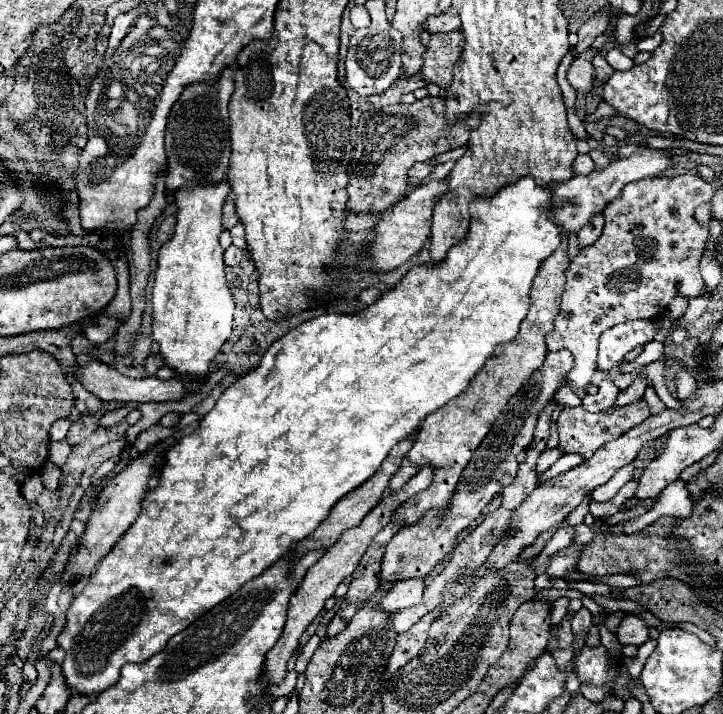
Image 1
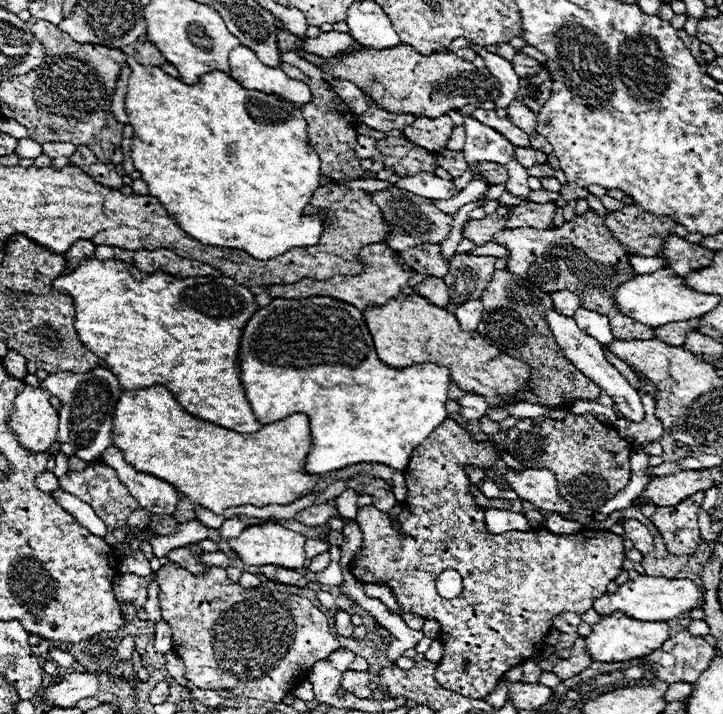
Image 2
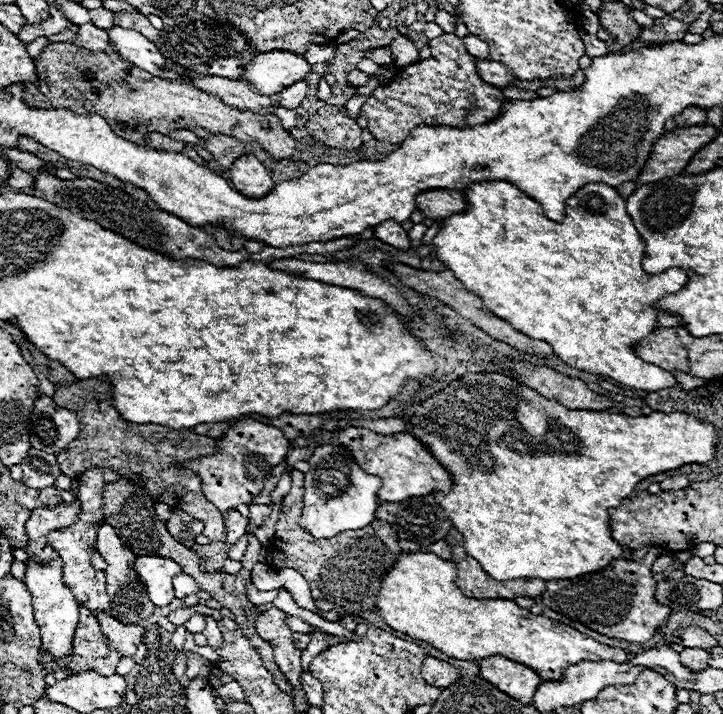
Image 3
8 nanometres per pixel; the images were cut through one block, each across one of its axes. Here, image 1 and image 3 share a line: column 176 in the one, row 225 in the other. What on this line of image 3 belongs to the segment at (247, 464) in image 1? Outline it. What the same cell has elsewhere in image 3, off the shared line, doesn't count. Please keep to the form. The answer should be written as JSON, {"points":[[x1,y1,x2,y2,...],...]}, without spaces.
{"points":[[484,180,484,182,478,182,478,184,470,184,466,190,464,190,464,200,466,200,466,208,454,216,448,216,446,220,442,220,442,226,438,230,438,234,434,236,432,244,434,244,434,252,438,256,440,262,446,264,448,270,454,272,454,276,464,284,466,290,474,292,482,302,484,306,496,314,498,318,506,320,512,328,516,328,518,332,534,338,534,340,544,340,548,342,556,356,560,360,564,360,566,364,570,364,572,368,578,368,578,370,584,370,584,372,590,372,590,374,602,374,602,376,610,376,614,380,618,380,620,384,626,384,626,386,632,386,636,390,646,390,646,392,658,392,658,390,664,390,664,388,672,388,676,386,676,378,654,366,654,364,648,364,644,360,640,360,636,354,634,354,634,344,644,340,656,326,656,314,658,310,652,308,654,302,658,302,660,298,664,298,666,294,676,294,678,290,682,290,682,286,686,284,686,272,684,270,666,270,662,274,656,274,656,276,650,276,642,270,642,258,644,258,644,242,640,238,640,234,636,232,636,228,632,226,632,220,626,212,626,202,624,198,612,188,612,186,606,186,606,184,586,184,582,186,578,192,574,192,574,196,568,198,568,212,566,212,566,218,562,222,554,222,550,218,546,218,542,214,542,208,536,200,532,200,530,196,526,196,522,190,518,190,514,184,510,182,504,182,504,180]]}

